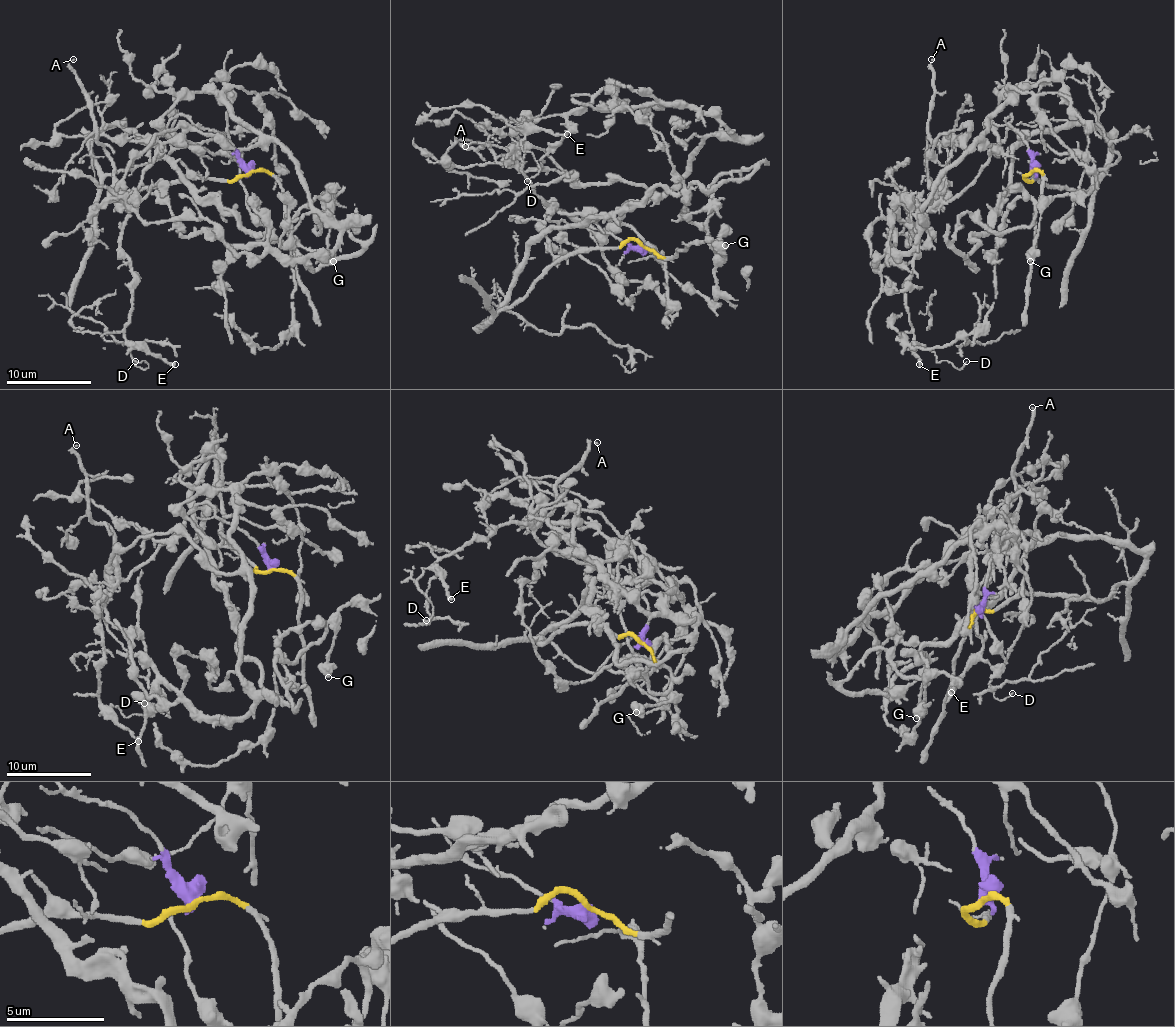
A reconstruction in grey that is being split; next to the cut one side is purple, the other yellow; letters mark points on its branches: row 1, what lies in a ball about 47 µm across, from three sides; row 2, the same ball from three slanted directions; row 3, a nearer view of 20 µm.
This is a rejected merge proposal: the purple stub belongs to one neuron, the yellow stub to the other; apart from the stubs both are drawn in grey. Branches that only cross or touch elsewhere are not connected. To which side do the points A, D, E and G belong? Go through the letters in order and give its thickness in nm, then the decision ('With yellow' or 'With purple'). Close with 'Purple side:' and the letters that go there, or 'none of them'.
A: Thickness 130 nm. With purple
D: Thickness 110 nm. With purple
E: Thickness 240 nm. With purple
G: Thickness 500 nm. With yellow
Purple side: A, D, E

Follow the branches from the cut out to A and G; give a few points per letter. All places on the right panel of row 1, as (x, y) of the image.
A: (1029, 173), (1031, 149), (1010, 116), (1006, 139), (970, 183), (943, 200), (947, 149), (928, 135), (932, 58)
G: (1029, 173), (1086, 190), (1107, 143), (1067, 124), (1014, 149), (976, 268), (957, 219), (1038, 209), (1029, 261)

